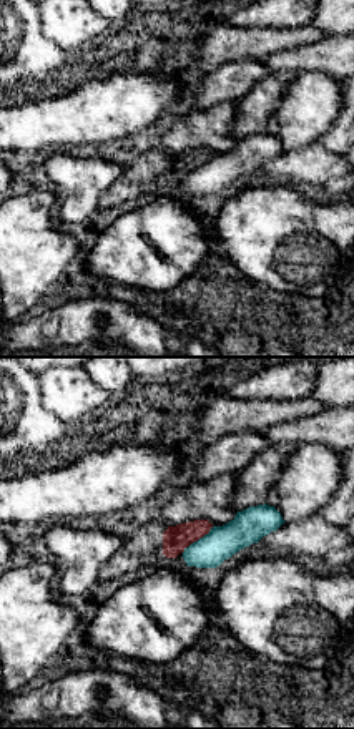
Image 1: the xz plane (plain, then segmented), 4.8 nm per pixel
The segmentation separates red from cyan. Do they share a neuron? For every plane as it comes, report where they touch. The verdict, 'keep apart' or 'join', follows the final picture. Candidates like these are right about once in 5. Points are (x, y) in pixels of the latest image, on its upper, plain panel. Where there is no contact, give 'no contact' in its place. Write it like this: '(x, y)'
(196, 168)

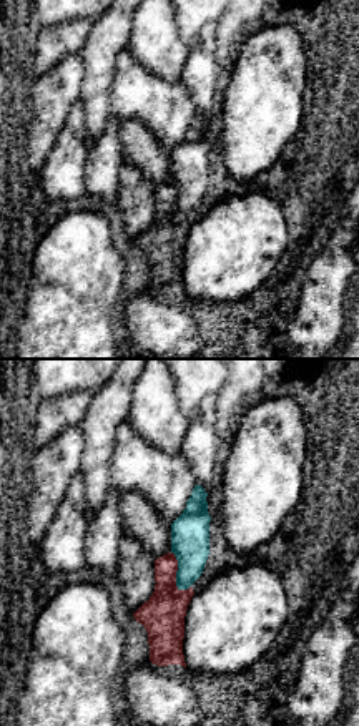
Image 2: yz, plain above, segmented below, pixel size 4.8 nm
(175, 201)

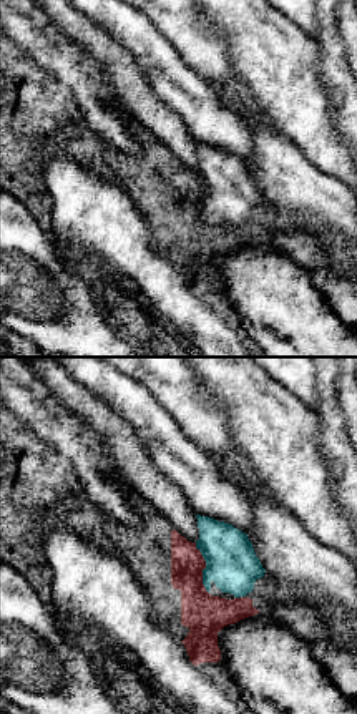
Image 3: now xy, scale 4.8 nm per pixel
(205, 195)

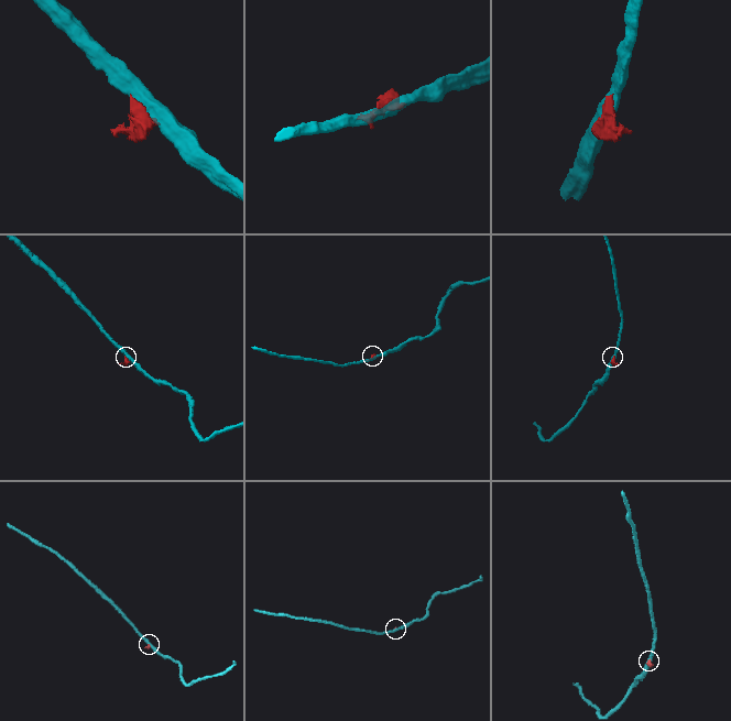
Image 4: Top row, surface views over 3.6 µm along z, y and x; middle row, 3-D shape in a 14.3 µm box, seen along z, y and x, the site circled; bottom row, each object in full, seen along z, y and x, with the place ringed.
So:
keep apart

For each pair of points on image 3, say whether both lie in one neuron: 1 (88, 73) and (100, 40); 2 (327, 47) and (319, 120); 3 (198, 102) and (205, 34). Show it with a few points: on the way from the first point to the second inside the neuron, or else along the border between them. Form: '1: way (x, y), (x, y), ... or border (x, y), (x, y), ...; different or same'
1: border (63, 35), (75, 40), (100, 65), (115, 93); different
2: border (314, 39), (319, 72), (324, 78), (334, 115); different
3: border (175, 47), (183, 60), (226, 105); different

